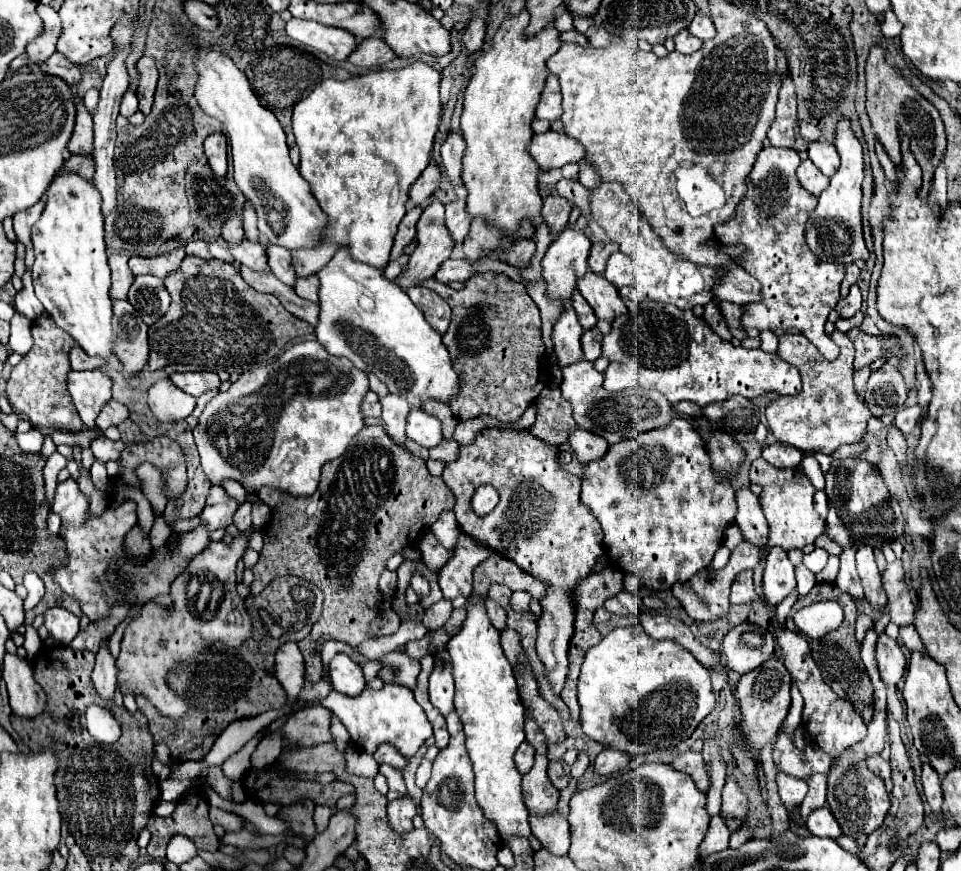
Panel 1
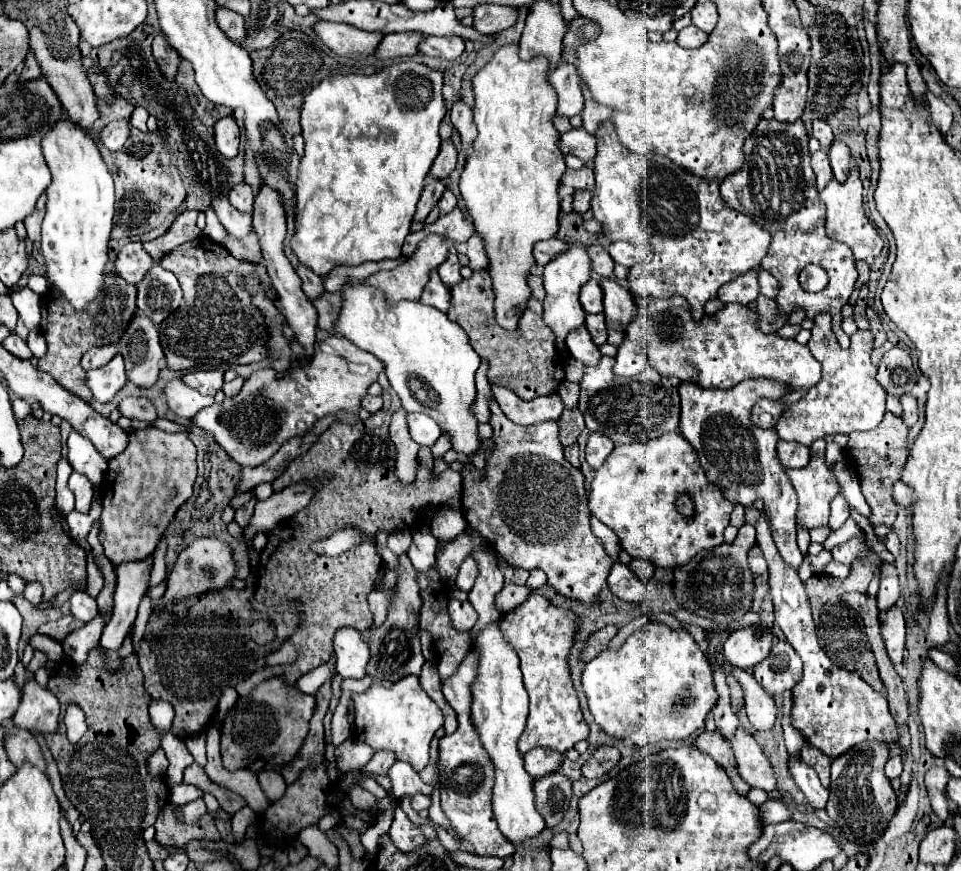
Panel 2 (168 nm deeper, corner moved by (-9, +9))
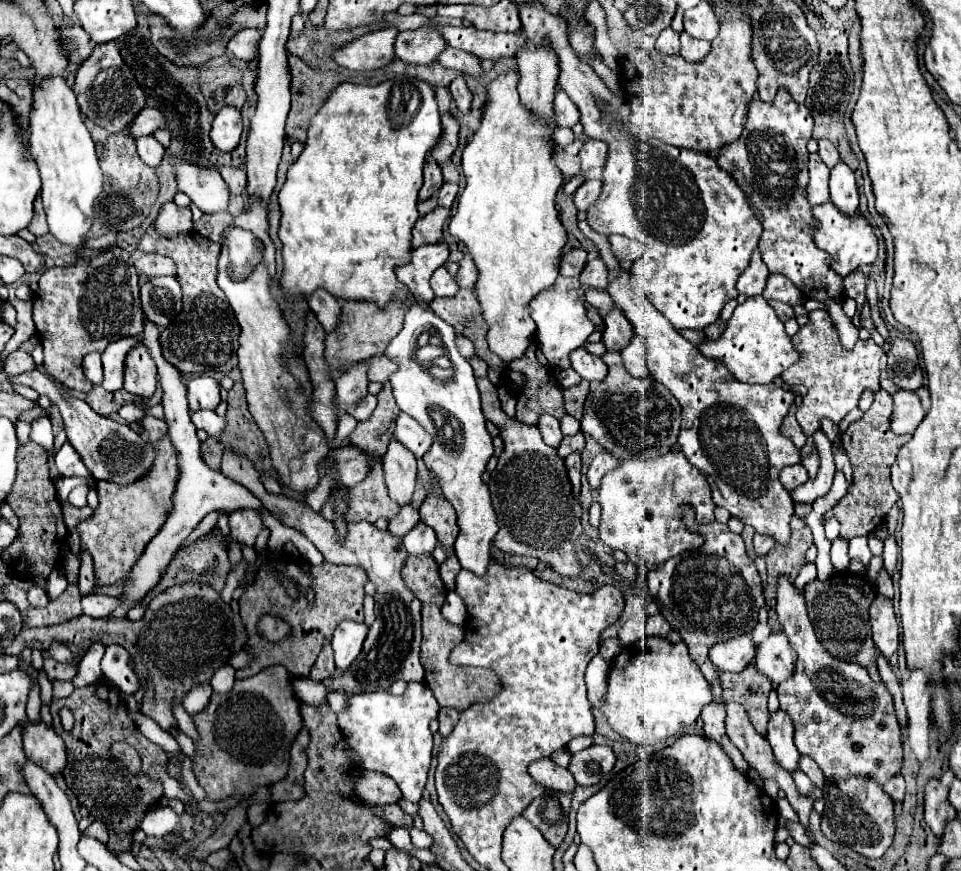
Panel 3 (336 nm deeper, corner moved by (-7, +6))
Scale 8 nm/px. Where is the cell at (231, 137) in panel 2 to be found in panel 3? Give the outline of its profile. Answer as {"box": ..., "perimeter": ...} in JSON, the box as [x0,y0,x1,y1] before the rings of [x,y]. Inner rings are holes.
{"box":[211,106,243,152],"perimeter":[[[225,106],[223,110],[215,114],[213,128],[211,128],[211,140],[219,150],[231,152],[233,148],[237,148],[241,132],[243,132],[243,120],[235,106]]]}

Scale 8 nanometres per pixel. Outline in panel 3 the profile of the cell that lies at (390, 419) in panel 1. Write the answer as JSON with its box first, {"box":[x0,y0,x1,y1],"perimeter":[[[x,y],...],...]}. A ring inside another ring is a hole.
{"box":[383,438,417,506],"perimeter":[[[395,438],[391,440],[387,454],[383,456],[383,472],[389,496],[399,506],[407,506],[415,490],[417,466],[415,466],[415,456],[409,450],[405,450],[405,446],[399,444]]]}

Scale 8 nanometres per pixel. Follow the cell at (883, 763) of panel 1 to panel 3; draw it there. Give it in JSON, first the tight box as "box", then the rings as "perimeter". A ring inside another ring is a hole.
{"box":[883,774,905,802],"perimeter":[[[901,774],[893,776],[893,780],[889,780],[889,782],[883,786],[883,790],[891,796],[893,802],[903,800],[903,796],[905,796],[905,780],[903,780],[903,776],[901,776]]]}

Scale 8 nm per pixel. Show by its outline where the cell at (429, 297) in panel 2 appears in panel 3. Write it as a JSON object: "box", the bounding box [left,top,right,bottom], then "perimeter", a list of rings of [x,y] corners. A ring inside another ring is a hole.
{"box":[397,242,449,302],"perimeter":[[[447,242],[419,246],[411,252],[411,262],[397,268],[397,278],[423,302],[431,302],[435,296],[431,292],[429,278],[439,266],[447,262],[447,258],[449,258]]]}

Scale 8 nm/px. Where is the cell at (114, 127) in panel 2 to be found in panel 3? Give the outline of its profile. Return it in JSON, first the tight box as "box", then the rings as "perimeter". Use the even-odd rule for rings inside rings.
{"box":[129,108,165,138],"perimeter":[[[143,108],[141,114],[135,118],[135,122],[131,124],[129,134],[133,138],[141,138],[141,136],[149,136],[161,128],[165,128],[165,118],[161,116],[161,112],[155,108]]]}

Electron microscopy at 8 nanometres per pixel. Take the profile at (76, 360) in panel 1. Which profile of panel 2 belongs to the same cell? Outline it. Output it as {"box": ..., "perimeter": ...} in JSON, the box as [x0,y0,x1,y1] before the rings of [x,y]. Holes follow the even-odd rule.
{"box":[81,345,119,371],"perimeter":[[[117,345],[93,347],[93,349],[89,349],[89,351],[81,357],[81,365],[83,365],[85,371],[87,371],[87,369],[93,369],[93,367],[99,367],[99,365],[105,365],[105,363],[109,363],[109,361],[115,357],[117,351],[119,351]]]}

